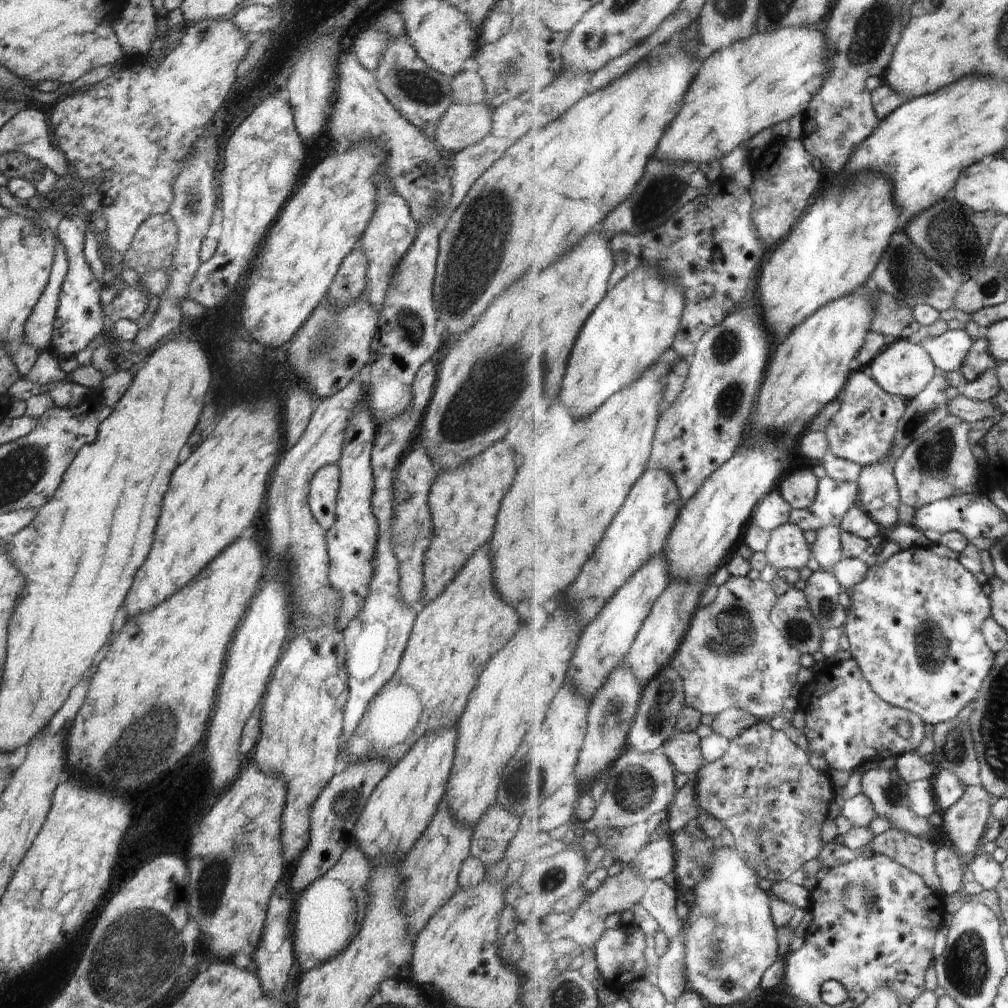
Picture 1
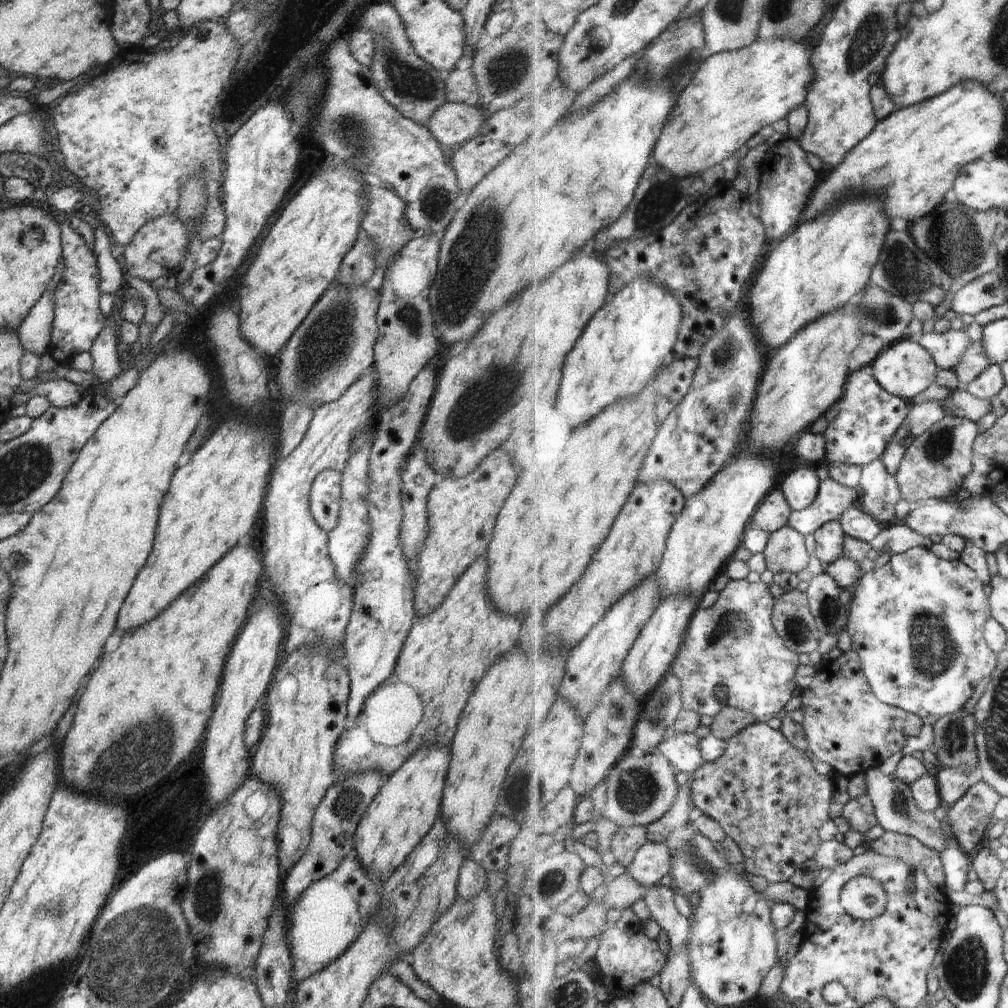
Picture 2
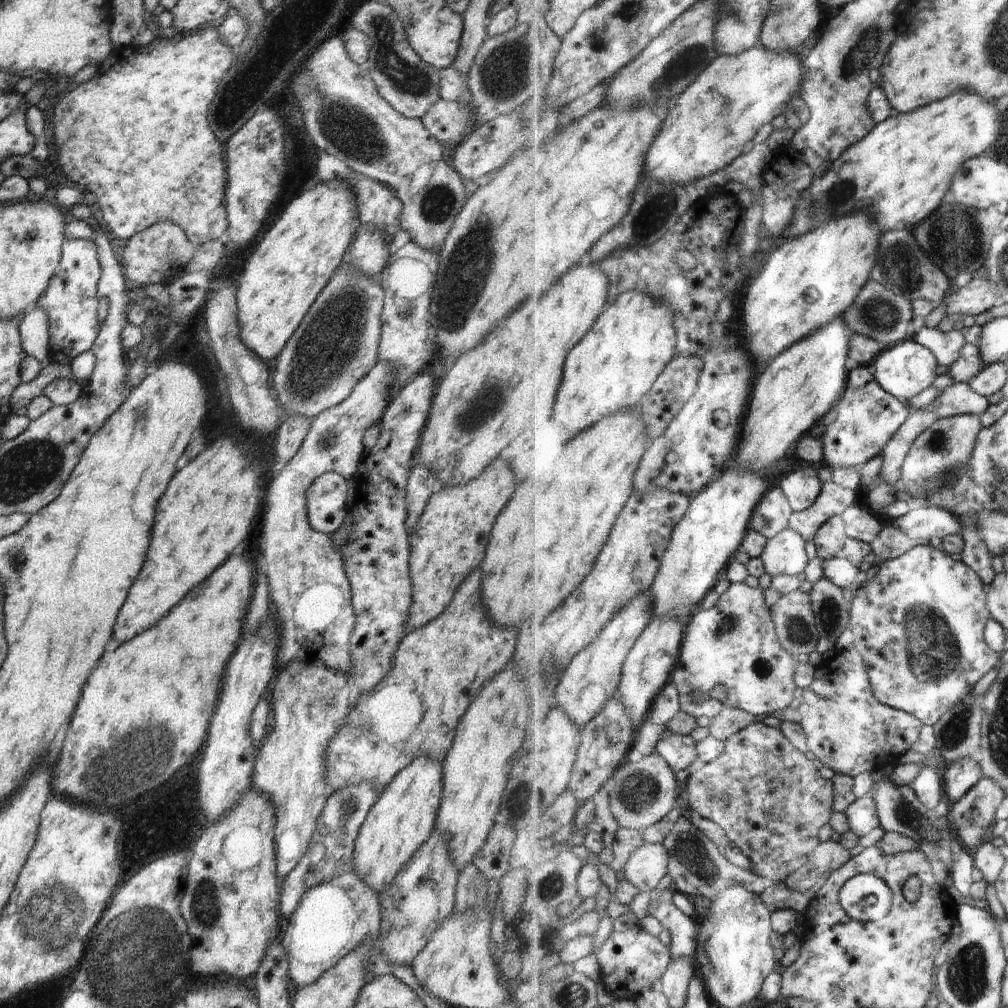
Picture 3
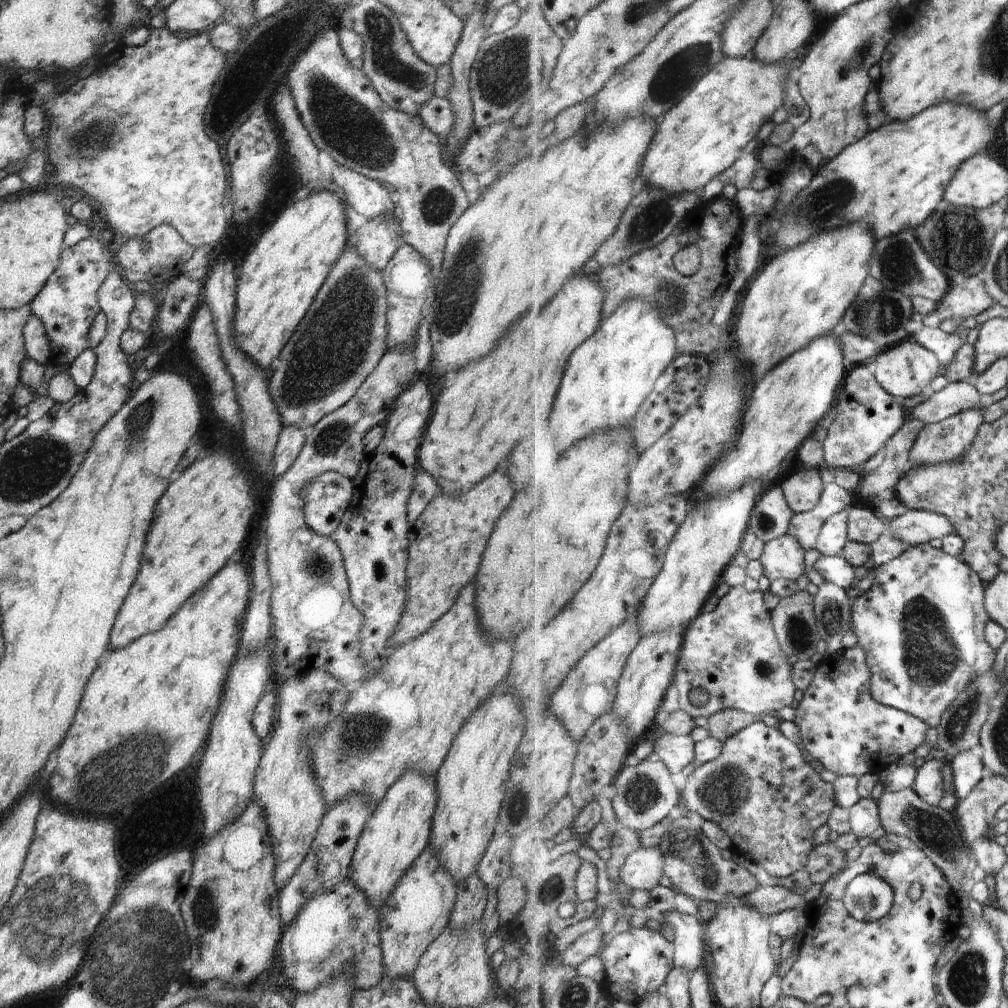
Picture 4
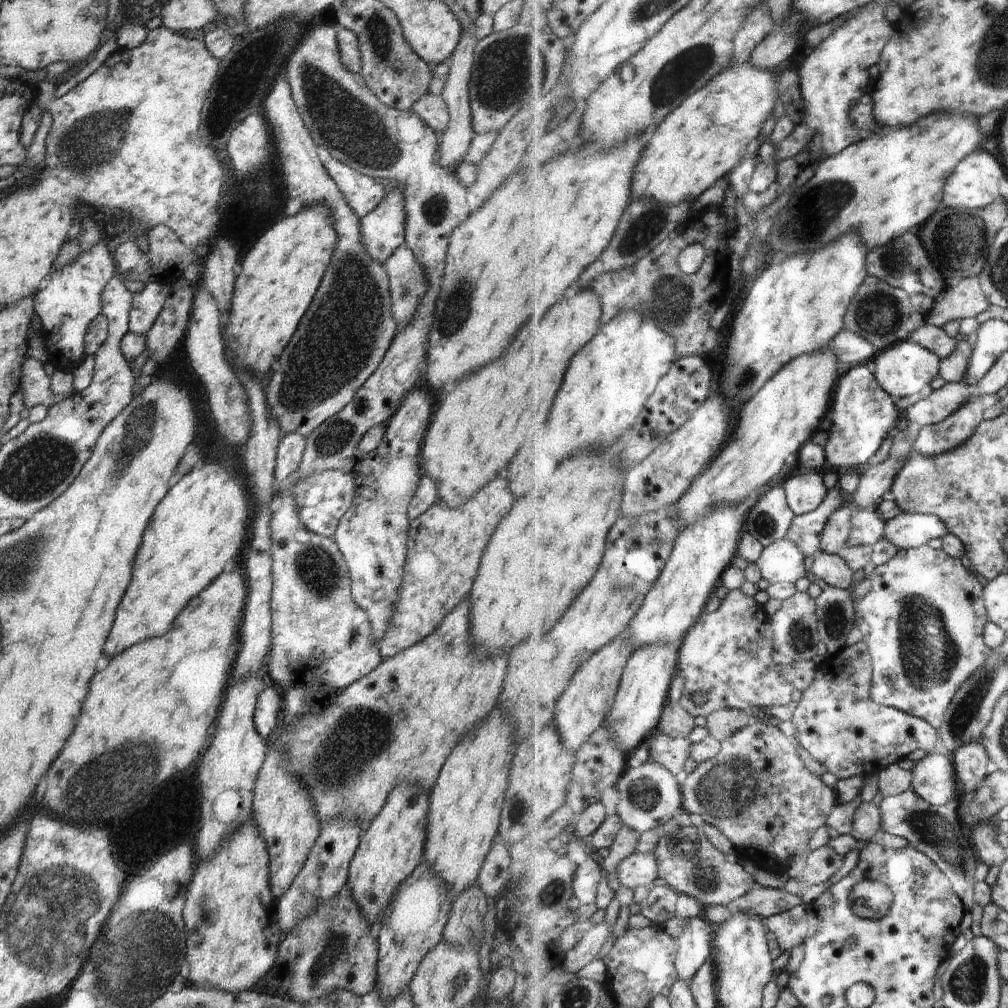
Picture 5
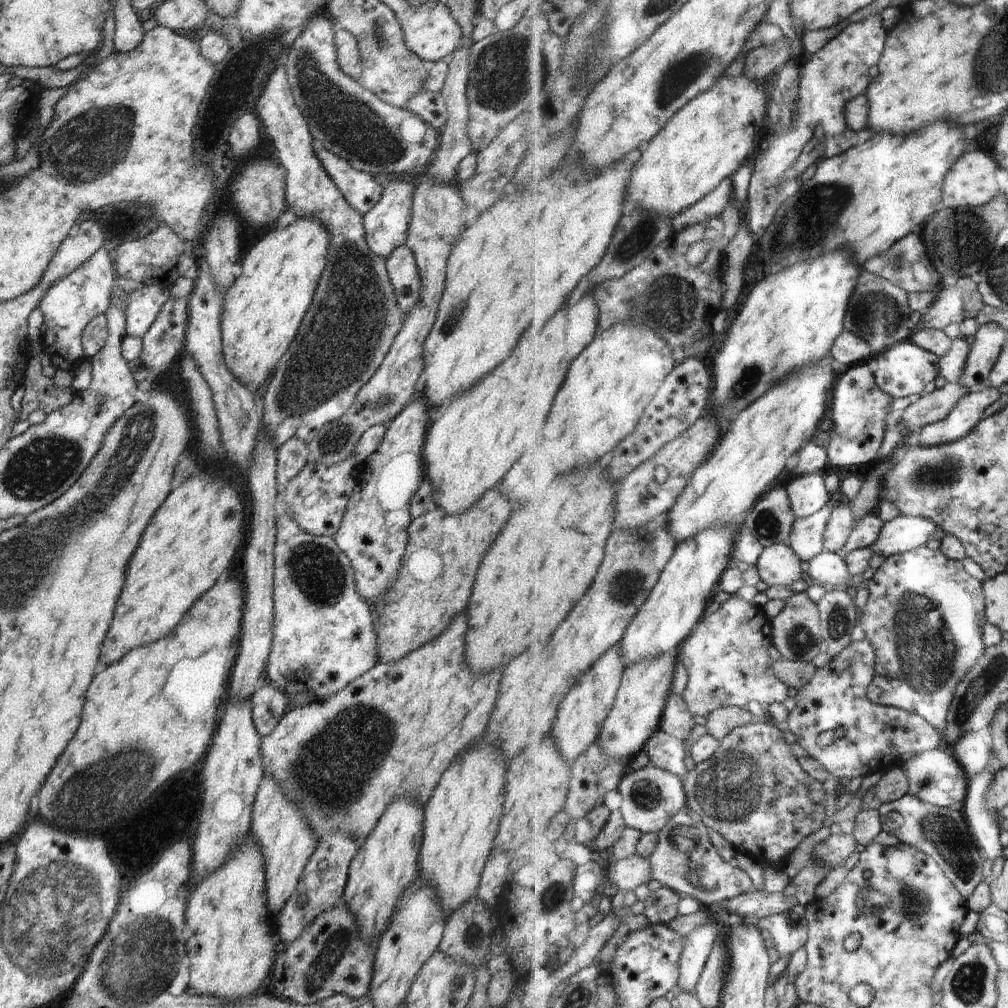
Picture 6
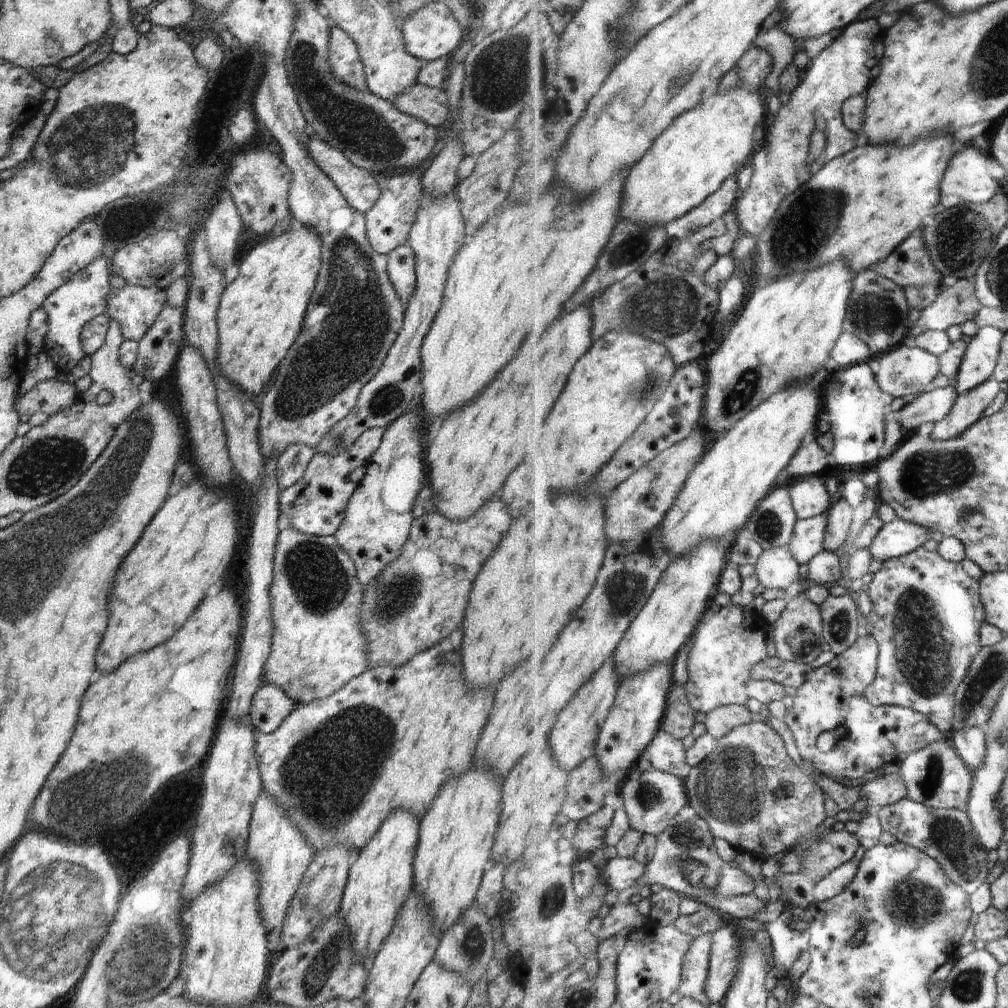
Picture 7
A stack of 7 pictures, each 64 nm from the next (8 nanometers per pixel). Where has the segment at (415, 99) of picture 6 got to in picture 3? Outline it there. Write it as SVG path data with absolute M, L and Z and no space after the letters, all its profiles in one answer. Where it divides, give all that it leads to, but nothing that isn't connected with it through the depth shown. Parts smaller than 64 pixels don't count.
M438 100L421 118L428 132L448 150L466 137L475 124L473 110L460 108L457 102Z

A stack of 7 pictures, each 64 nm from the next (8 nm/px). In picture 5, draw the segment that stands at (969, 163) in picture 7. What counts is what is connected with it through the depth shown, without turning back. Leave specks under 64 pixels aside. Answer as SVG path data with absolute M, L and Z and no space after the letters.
M984 150L974 152L960 164L956 176L948 182L946 202L950 206L986 208L1002 194L1000 182L1006 176L1004 166Z

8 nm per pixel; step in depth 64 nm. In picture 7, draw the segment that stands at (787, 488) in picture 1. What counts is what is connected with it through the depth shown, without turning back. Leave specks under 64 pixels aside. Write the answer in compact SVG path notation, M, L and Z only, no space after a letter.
M810 476L810 478L804 478L796 484L792 484L791 496L800 519L808 520L829 514L837 501L836 498L839 496L830 494L830 490L826 488L823 479L818 478L818 476Z

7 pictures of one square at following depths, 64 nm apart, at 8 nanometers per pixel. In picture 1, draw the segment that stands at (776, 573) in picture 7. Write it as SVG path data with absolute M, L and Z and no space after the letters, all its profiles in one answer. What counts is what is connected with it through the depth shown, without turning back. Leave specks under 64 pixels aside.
M784 524L777 528L770 538L766 554L769 565L777 571L793 568L801 570L808 566L814 552L805 530L797 524Z

